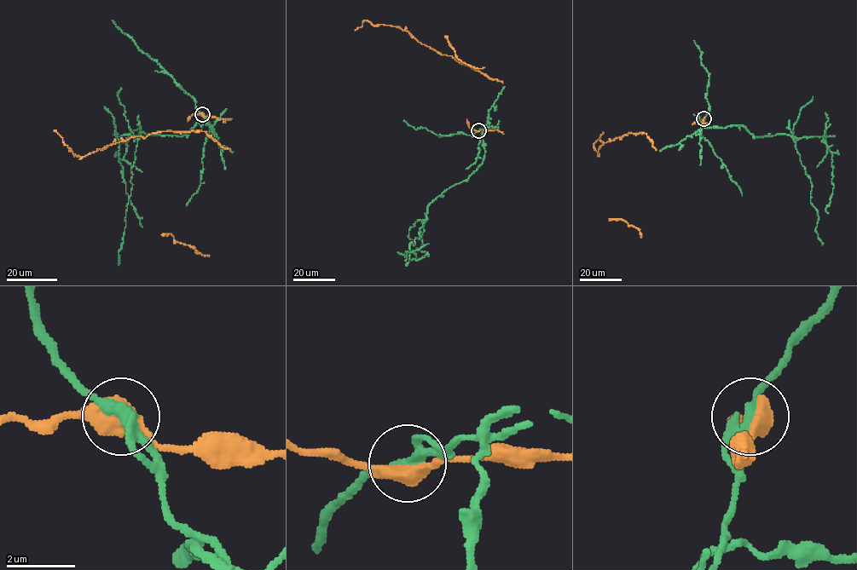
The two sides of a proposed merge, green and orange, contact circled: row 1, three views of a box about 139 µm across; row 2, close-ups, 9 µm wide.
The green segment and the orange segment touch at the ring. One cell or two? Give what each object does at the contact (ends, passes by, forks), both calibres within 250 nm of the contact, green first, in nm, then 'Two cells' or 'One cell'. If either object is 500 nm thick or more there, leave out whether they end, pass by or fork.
Thickness 340 nm (green) against 500 nm. Two cells

